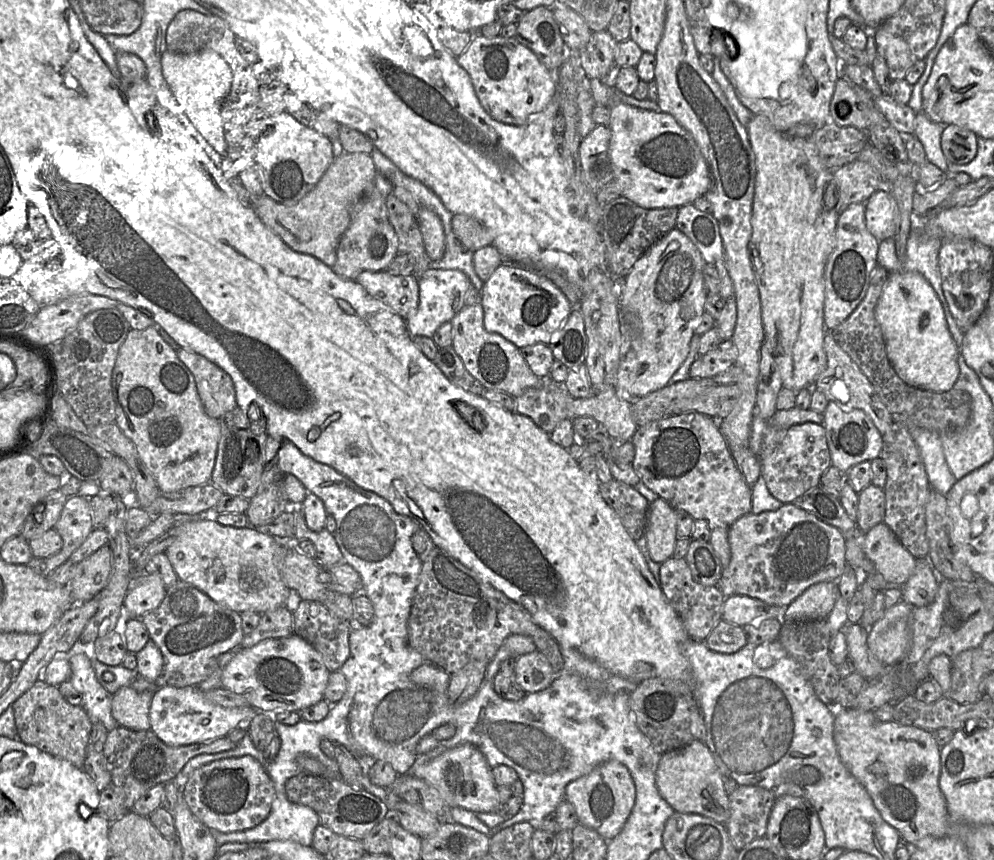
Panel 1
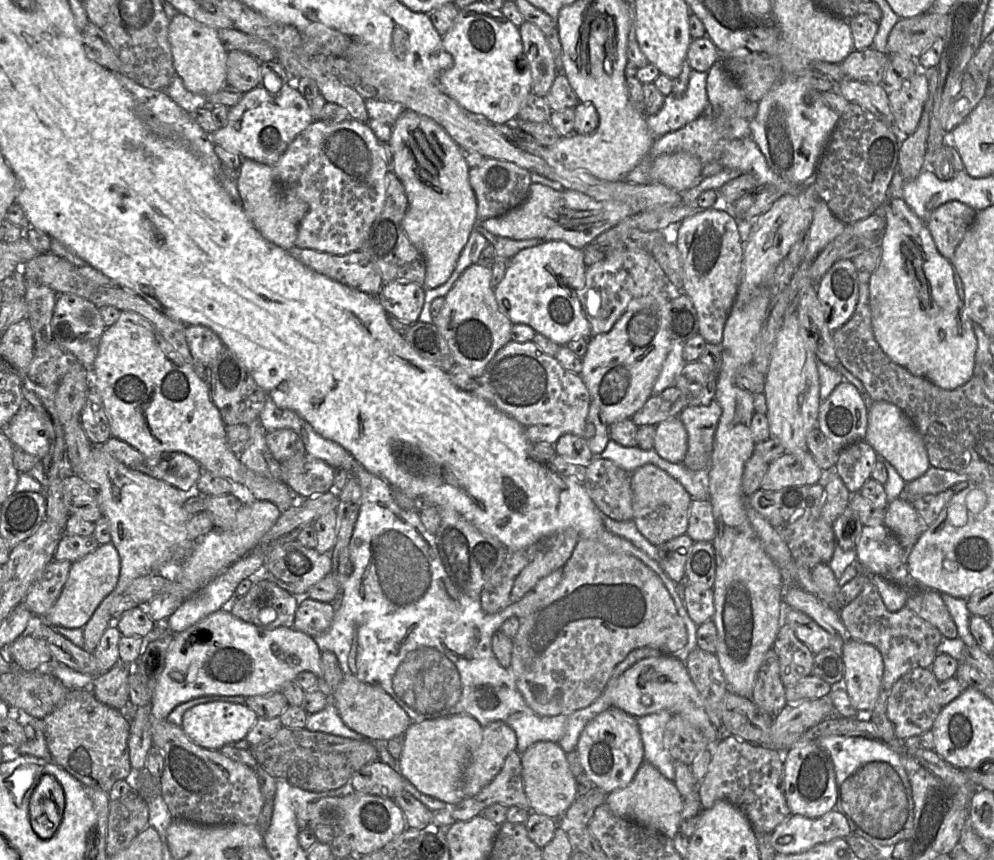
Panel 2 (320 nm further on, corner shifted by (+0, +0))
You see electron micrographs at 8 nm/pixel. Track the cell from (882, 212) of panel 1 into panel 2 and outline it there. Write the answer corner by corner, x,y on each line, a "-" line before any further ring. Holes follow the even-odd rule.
901,196
883,203
886,226
880,237
881,256
869,281
869,304
875,340
896,364
915,376
925,378
943,389
954,390
974,374
977,339
972,322
965,313
953,278
954,267
943,257
924,223

